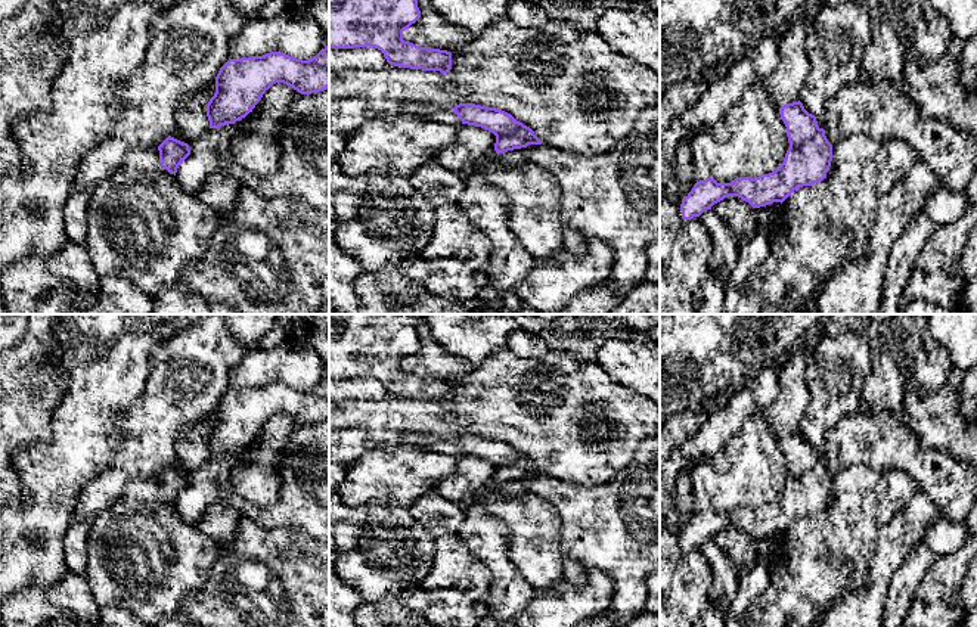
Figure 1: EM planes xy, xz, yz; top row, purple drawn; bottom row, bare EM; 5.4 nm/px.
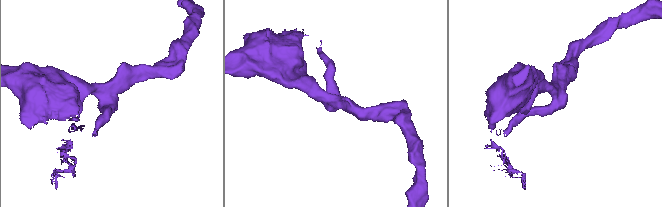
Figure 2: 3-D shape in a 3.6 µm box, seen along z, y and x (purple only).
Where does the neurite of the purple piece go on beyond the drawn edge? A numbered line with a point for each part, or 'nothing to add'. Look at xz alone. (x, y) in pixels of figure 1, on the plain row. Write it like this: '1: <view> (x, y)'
nothing to add

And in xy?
nothing to add

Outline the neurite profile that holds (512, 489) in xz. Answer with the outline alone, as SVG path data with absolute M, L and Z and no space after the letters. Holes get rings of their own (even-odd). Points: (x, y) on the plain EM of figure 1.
M527 478L514 479L514 481L508 481L496 485L496 493L499 496L506 496L506 497L518 497L528 491L530 488L527 484Z

